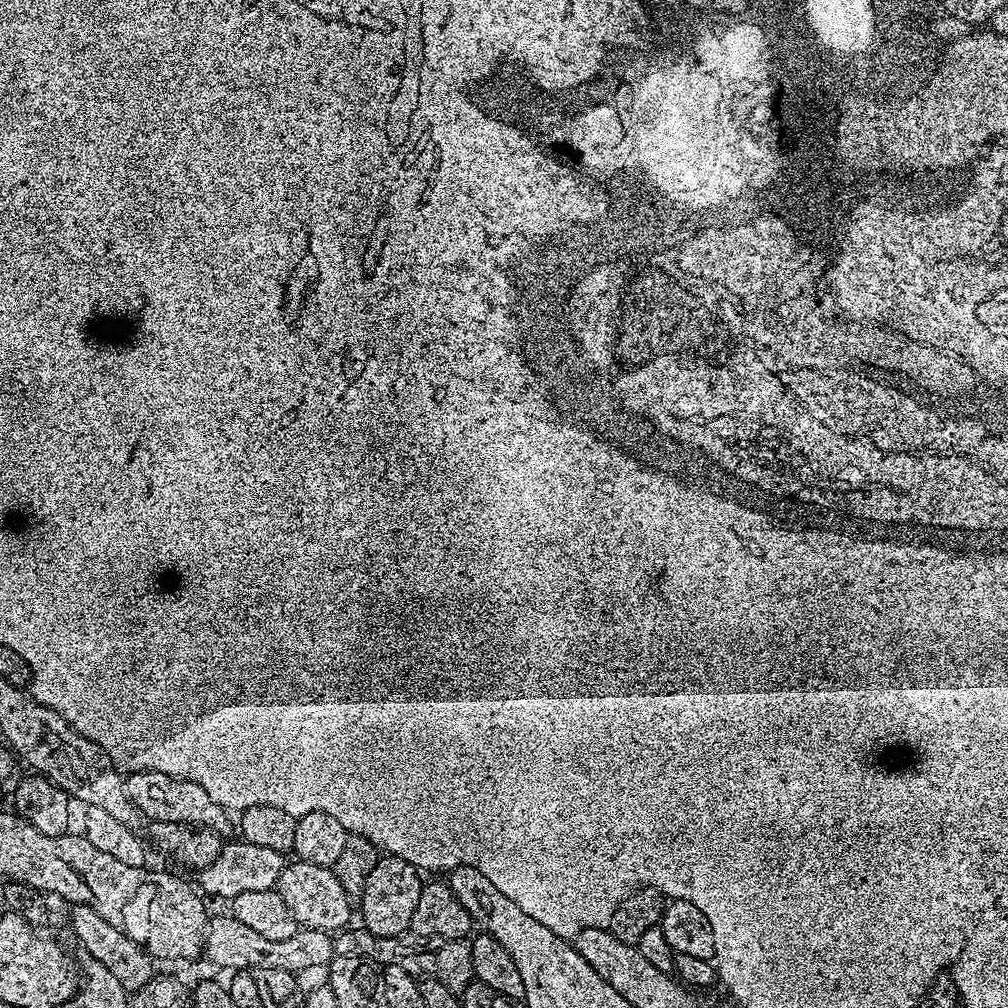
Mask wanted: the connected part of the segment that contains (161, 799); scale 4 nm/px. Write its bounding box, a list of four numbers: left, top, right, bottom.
[123,772,229,833]

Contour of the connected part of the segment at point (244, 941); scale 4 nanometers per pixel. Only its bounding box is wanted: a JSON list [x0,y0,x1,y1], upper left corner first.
[203,914,334,974]

